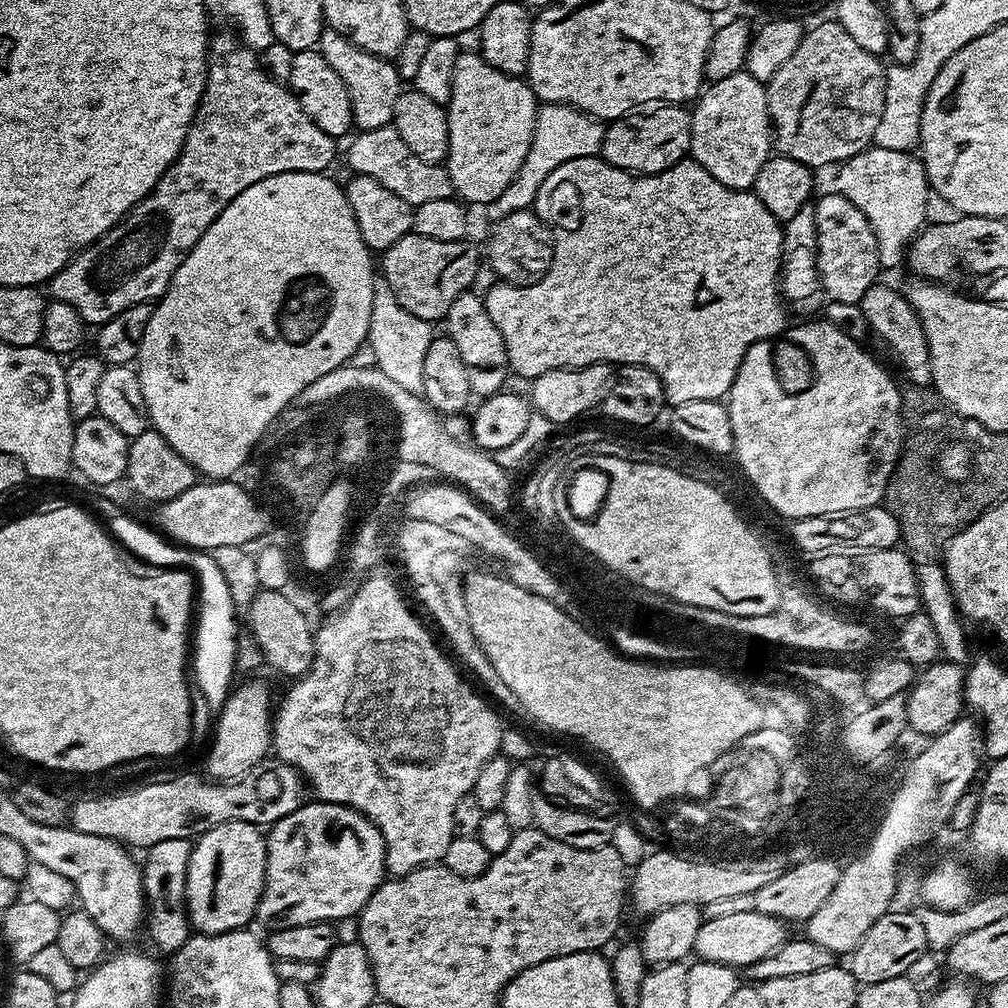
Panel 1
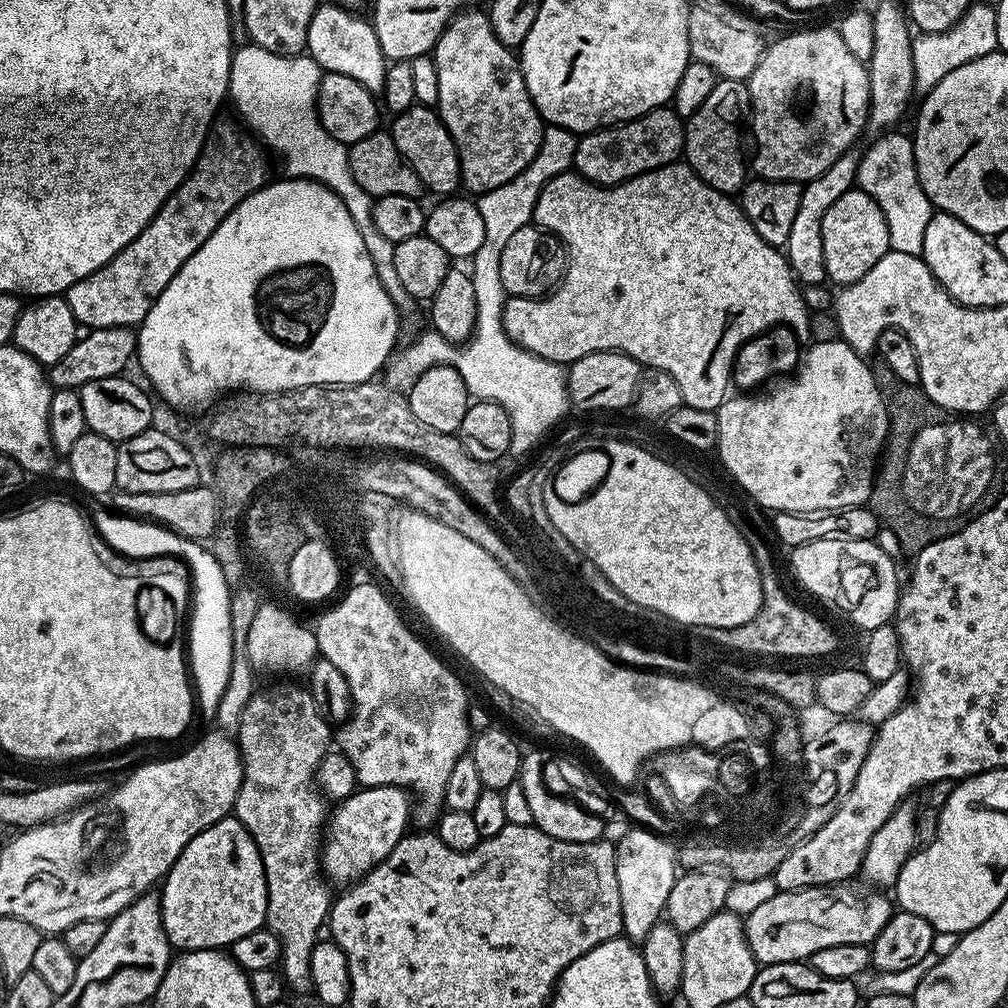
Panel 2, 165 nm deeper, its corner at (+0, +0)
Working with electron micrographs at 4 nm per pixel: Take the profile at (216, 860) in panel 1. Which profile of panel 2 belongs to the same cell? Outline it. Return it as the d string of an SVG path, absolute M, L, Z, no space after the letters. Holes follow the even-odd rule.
M235 815L223 816L184 847L158 892L162 926L173 949L227 949L238 938L265 927L266 874L254 838Z

